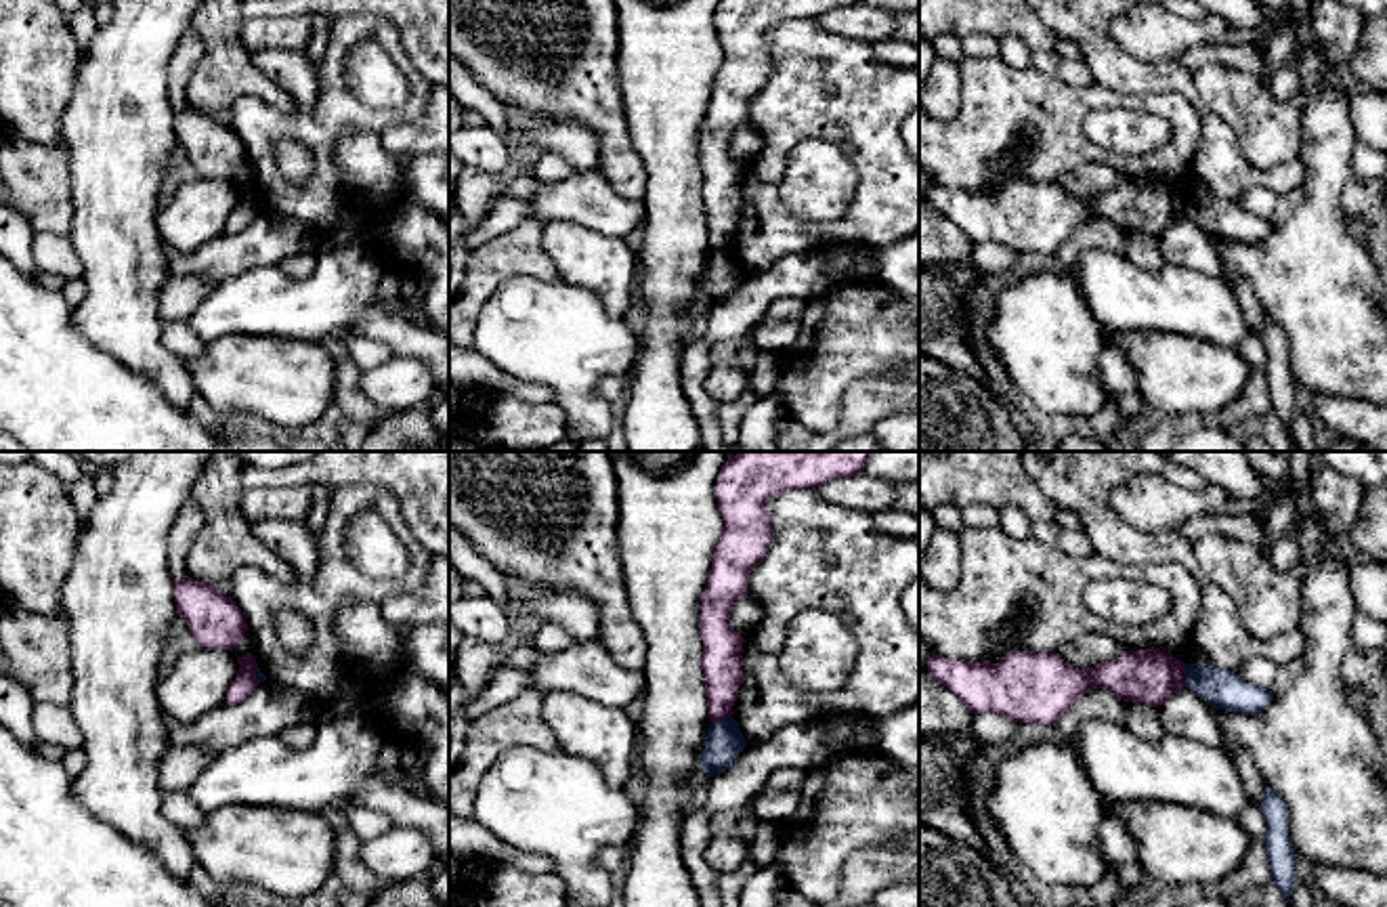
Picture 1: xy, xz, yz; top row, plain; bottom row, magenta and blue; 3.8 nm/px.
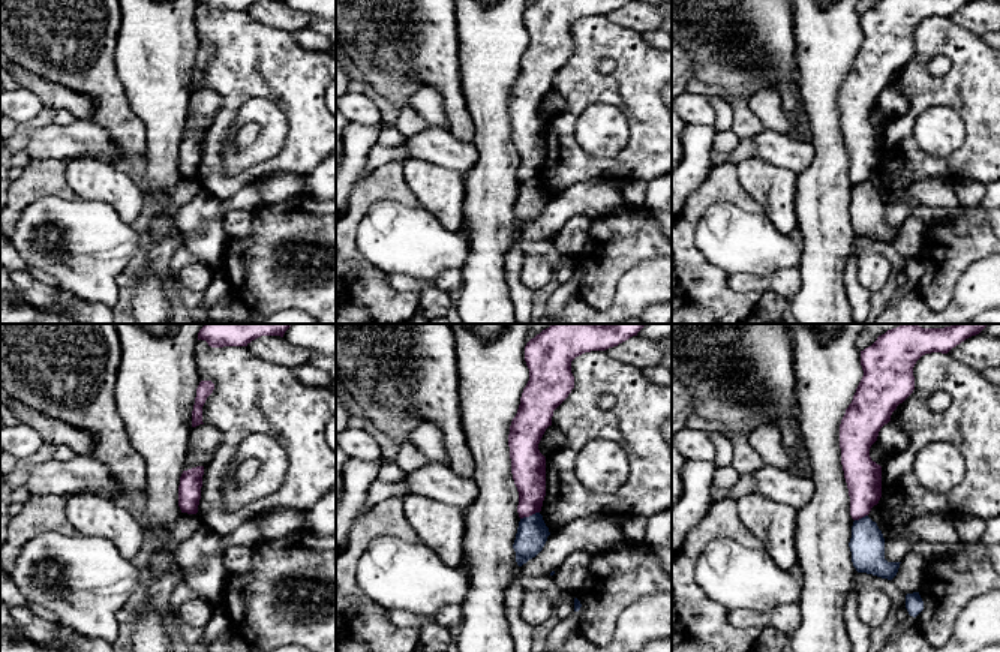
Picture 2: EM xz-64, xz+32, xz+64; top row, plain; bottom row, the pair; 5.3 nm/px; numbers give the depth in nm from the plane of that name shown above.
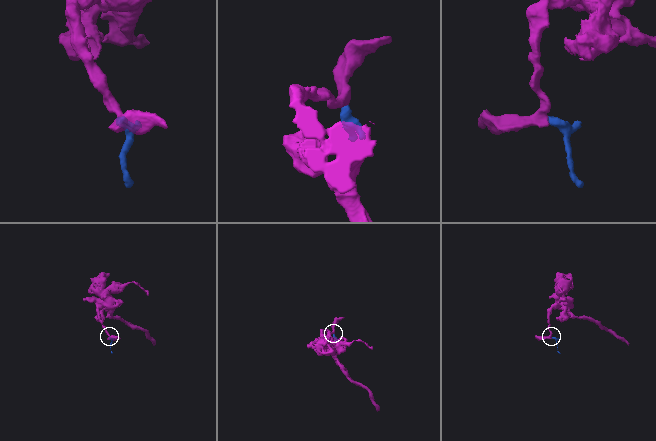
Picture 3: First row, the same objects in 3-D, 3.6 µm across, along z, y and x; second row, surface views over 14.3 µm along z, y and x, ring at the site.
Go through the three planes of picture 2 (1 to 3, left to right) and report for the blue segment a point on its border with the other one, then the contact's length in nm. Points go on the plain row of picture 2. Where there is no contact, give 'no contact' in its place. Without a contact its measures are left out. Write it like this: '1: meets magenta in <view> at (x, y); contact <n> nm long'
1: no contact
2: meets magenta in xz+32 at (529, 179); contact 110 nm long
3: meets magenta in xz+64 at (861, 182); contact 80 nm long

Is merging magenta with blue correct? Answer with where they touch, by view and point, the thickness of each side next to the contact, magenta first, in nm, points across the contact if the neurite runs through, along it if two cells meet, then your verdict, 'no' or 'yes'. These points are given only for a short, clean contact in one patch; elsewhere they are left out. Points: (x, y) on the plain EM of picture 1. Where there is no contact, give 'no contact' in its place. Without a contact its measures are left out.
meets magenta in xz at (720, 248); 160 nm thick on the magenta side, 150 nm on the other; border along xz (731, 244), (712, 252); no

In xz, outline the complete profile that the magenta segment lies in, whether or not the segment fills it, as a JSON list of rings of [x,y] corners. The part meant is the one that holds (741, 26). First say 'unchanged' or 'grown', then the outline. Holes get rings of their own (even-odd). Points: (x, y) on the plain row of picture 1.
unchanged; [[[720,0],[716,29],[724,48],[707,113],[701,122],[701,199],[707,248],[732,246],[743,210],[743,172],[730,153],[730,139],[747,122],[747,109],[772,71],[768,31],[789,19],[820,17],[835,6],[860,0]]]

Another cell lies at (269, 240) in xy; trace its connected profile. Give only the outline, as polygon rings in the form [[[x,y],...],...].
[[[264,210],[237,235],[225,233],[191,254],[164,246],[164,254],[170,277],[199,275],[218,283],[258,267],[281,267],[292,254],[319,252],[321,246],[323,239],[300,223]]]

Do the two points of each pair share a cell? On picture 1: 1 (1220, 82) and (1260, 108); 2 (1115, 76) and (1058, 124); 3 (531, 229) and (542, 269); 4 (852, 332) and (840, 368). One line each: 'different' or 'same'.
1: same
2: different
3: same
4: same

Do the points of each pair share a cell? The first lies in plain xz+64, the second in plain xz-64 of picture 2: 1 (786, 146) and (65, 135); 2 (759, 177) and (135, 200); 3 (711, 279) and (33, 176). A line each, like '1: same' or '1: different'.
1: same
2: same
3: same

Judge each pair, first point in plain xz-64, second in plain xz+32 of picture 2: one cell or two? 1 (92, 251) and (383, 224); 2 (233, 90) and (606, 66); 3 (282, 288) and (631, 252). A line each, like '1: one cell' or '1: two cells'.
1: one cell
2: two cells
3: one cell

